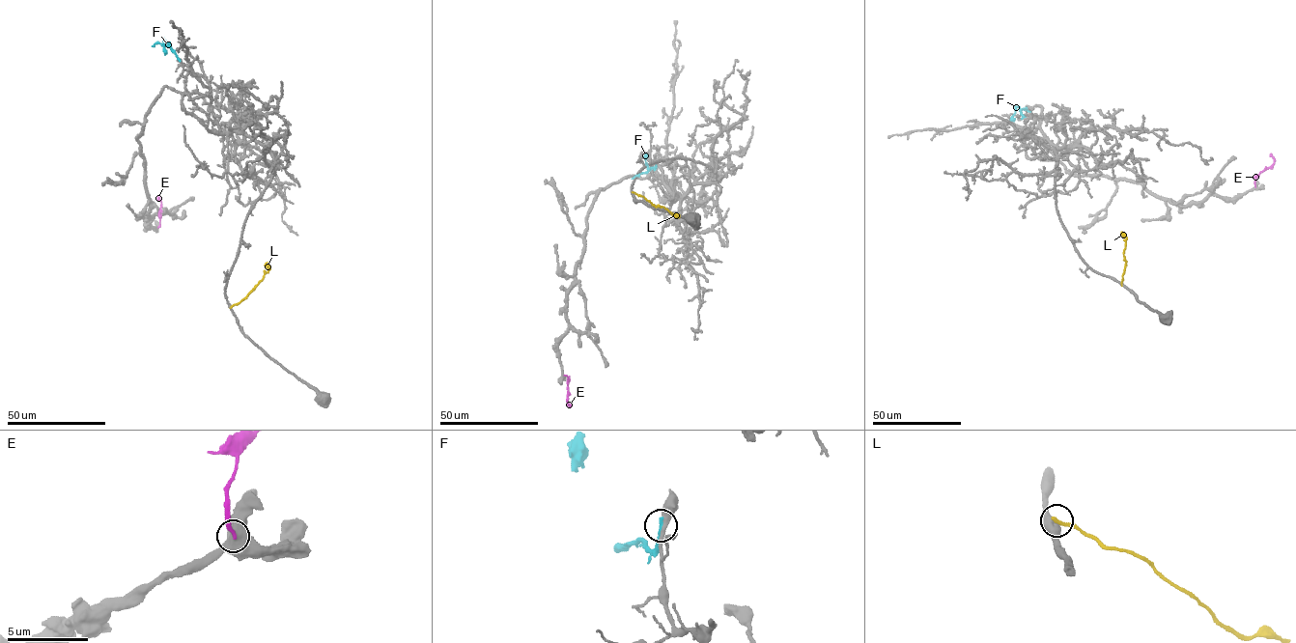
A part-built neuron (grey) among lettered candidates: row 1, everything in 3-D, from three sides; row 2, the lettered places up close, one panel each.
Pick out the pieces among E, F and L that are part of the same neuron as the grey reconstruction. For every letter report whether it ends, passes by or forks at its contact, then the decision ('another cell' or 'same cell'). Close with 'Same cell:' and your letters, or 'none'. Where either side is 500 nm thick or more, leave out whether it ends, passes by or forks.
E: another cell
F: it ends | another cell
L: another cell
Same cell: none

